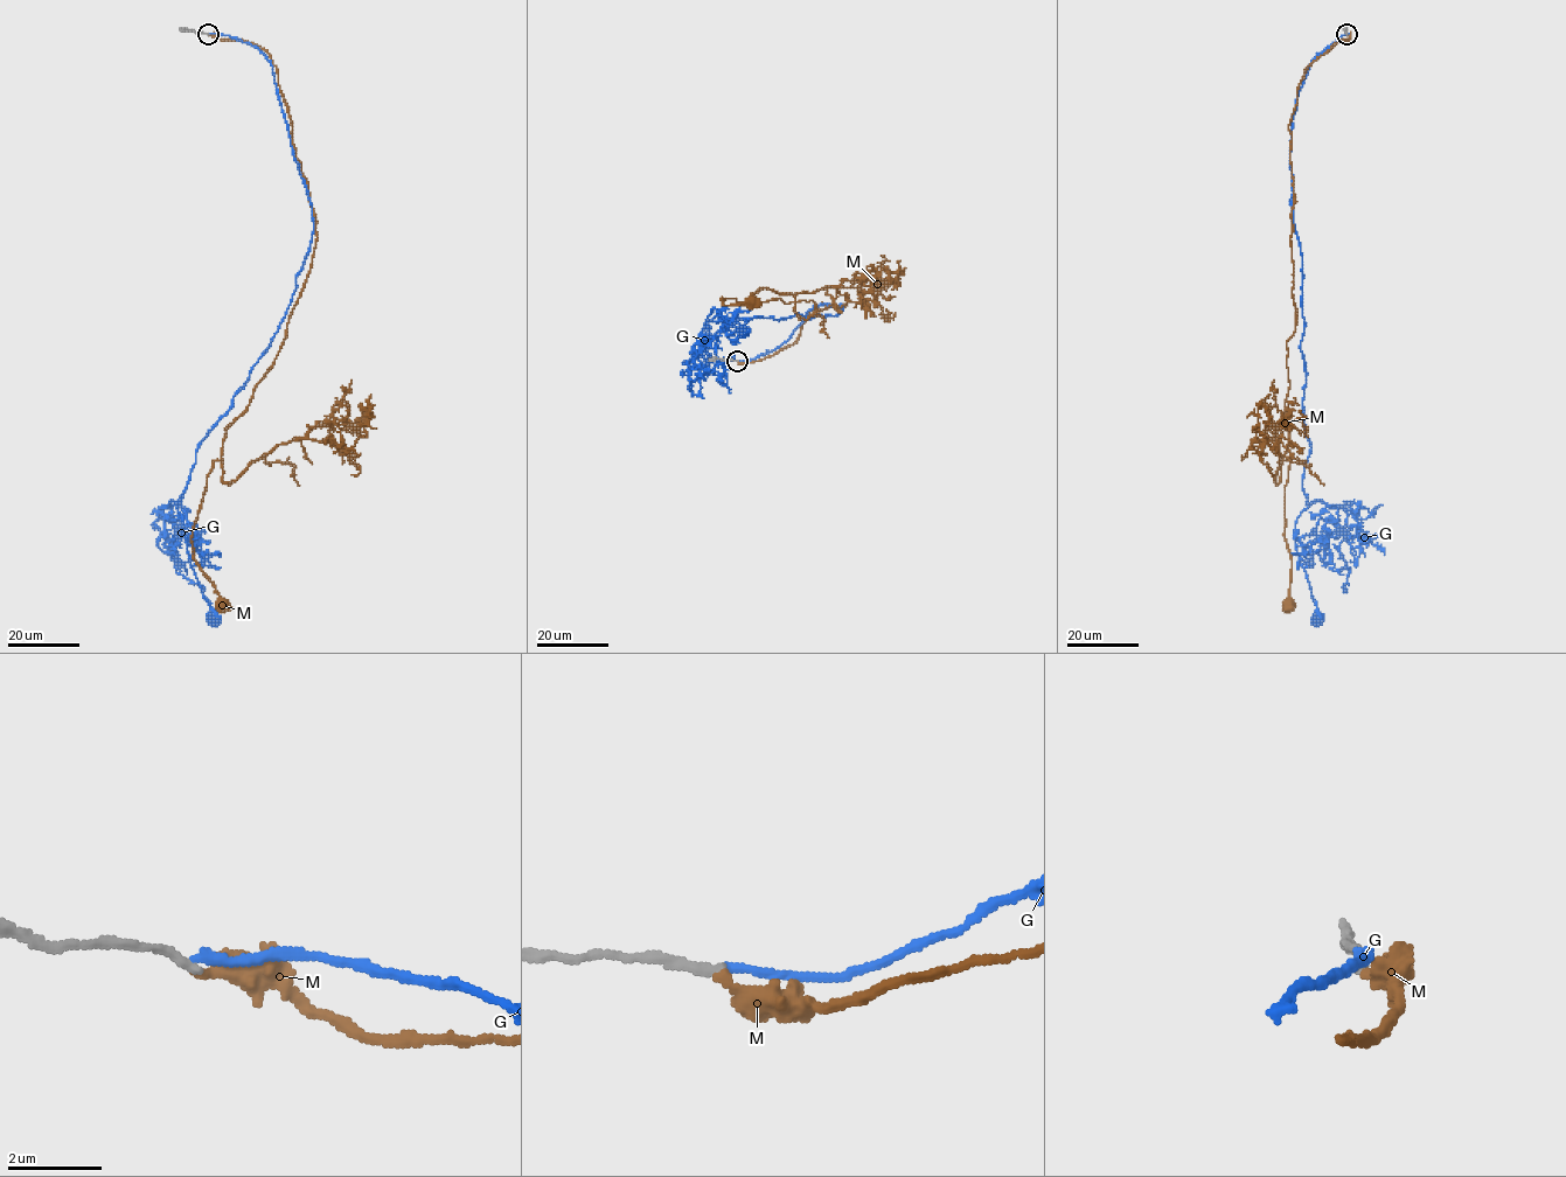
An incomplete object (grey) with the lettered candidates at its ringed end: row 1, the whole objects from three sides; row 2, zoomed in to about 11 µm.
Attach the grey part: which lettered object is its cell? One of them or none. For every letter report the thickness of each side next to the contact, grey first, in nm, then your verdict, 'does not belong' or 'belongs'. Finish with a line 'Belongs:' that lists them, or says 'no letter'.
G: 200/190 nm | does not belong
M: 200/280 nm | belongs
Belongs: M

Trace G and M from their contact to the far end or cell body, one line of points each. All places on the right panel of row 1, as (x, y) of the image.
G: (1347, 34), (1312, 61), (1289, 159), (1310, 445), (1295, 549), (1316, 619)
M: (1347, 34), (1308, 67), (1288, 125), (1295, 318), (1286, 342), (1286, 604)

